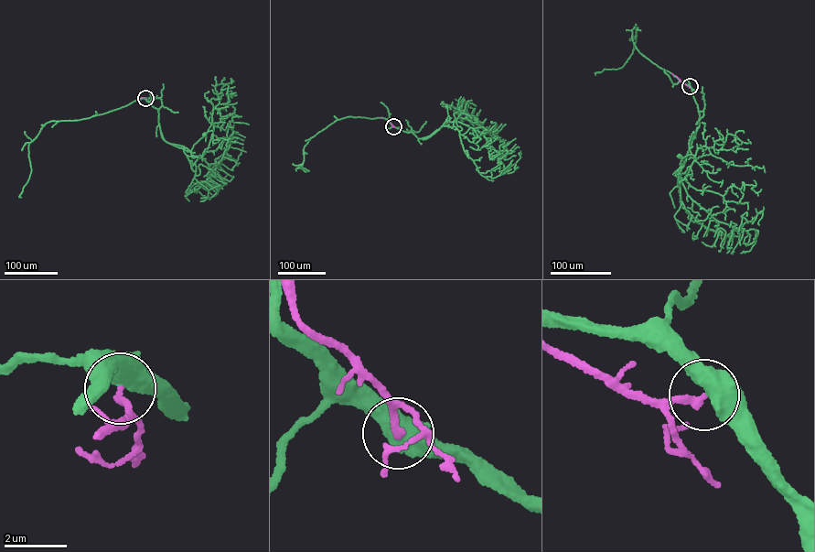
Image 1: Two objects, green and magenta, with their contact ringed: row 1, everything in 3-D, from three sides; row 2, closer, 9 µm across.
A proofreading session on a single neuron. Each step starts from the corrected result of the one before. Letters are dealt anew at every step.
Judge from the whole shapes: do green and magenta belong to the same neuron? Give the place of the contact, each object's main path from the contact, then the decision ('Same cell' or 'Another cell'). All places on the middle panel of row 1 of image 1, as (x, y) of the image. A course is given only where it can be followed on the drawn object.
Place: (393, 126). Course of green: (393, 126), (412, 132), (418, 139), (425, 137), (446, 123), (446, 106). Course of magenta: (393, 126), (387, 120), (379, 117). Another cell

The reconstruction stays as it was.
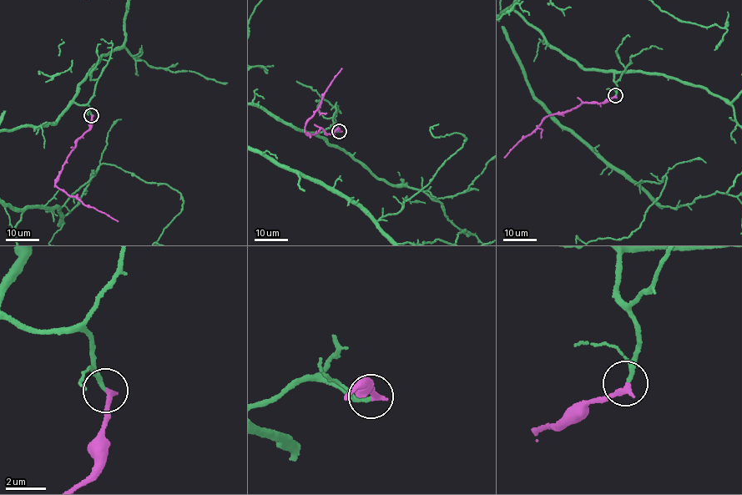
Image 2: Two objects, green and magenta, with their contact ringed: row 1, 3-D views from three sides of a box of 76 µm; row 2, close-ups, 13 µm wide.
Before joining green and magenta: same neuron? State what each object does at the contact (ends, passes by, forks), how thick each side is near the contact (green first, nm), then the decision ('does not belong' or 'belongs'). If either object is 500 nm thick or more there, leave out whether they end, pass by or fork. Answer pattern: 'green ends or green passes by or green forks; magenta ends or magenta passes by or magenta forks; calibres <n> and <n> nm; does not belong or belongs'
green ends; magenta ends; calibres 200 and 320 nm; belongs

